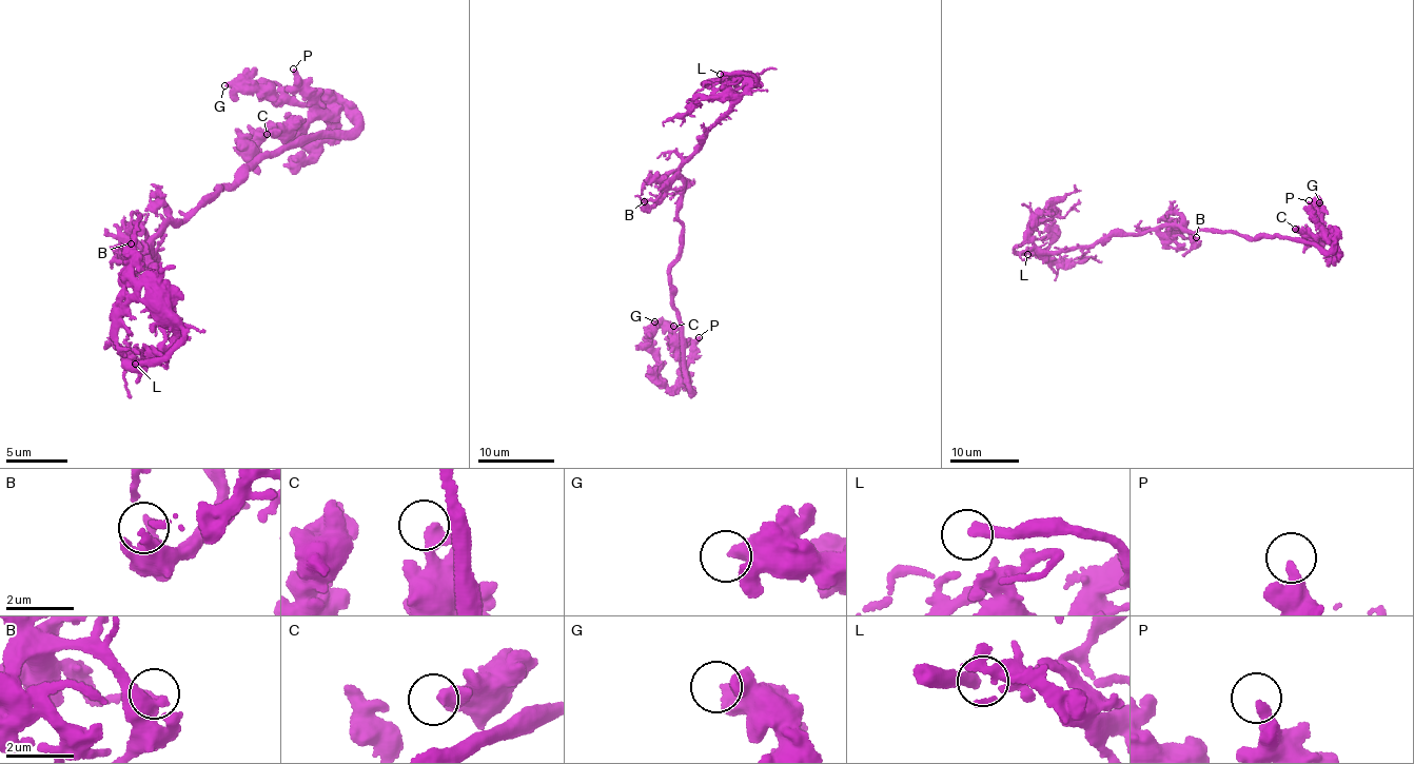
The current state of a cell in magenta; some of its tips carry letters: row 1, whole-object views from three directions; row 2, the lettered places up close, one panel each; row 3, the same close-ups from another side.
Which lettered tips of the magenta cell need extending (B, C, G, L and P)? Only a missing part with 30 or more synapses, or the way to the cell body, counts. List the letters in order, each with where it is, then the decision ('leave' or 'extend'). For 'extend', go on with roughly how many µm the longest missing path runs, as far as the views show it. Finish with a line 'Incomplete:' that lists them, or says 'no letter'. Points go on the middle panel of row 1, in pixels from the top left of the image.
B: place (644, 201); leave
C: place (673, 326); leave
G: place (654, 321); leave
L: place (720, 74); extend; missing 70 µm
P: place (699, 337); leave
Incomplete: L

